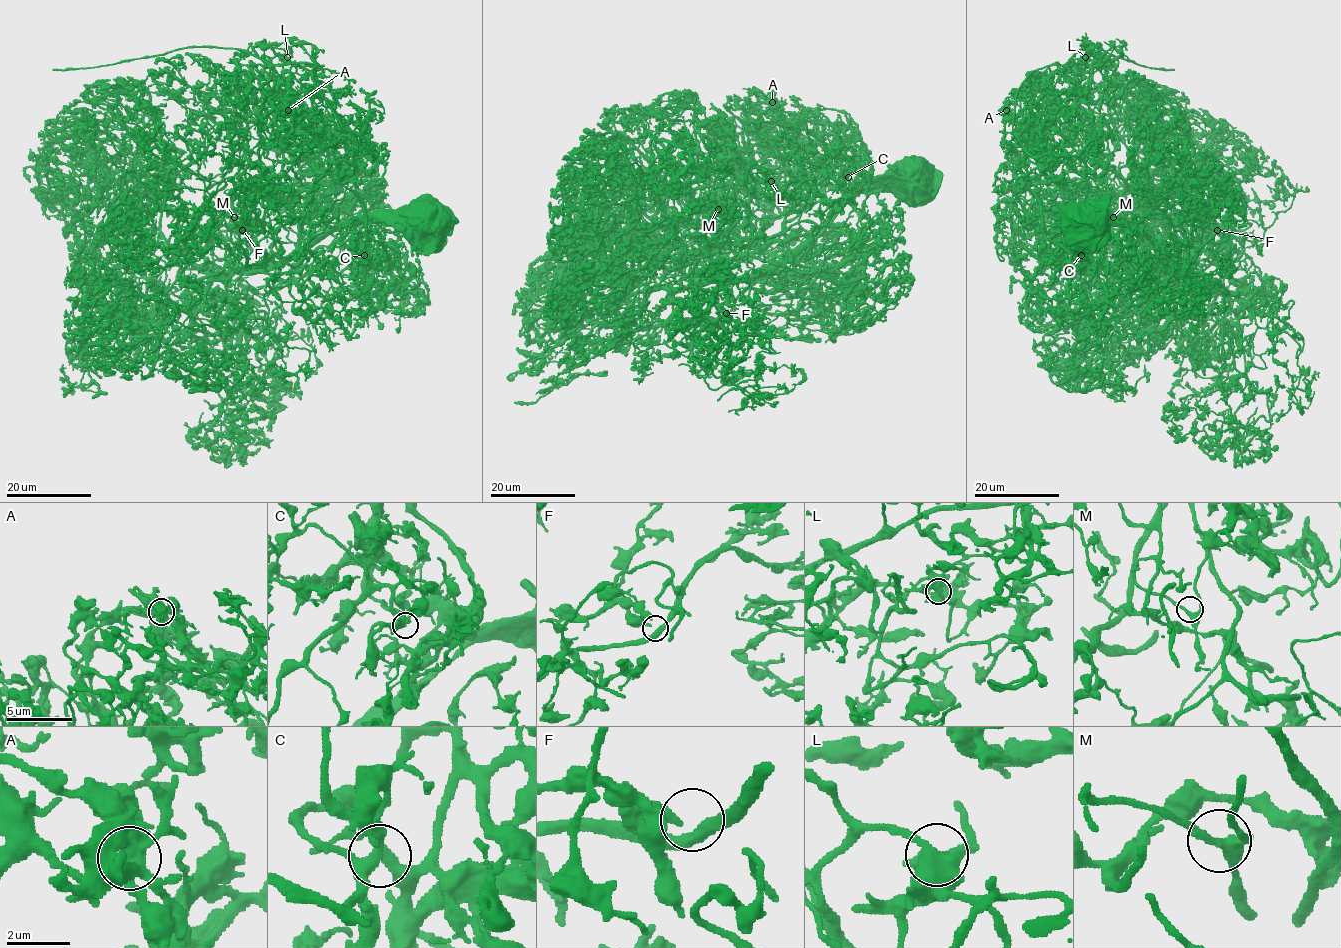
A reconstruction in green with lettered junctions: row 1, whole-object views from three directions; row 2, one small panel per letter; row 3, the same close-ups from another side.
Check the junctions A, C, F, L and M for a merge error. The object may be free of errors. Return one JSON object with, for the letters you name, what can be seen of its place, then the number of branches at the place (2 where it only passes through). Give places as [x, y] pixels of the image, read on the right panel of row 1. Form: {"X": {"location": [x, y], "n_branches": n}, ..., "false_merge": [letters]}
{"A": {"location": [1006, 110], "n_branches": 3}, "false_merge": ["A"]}

